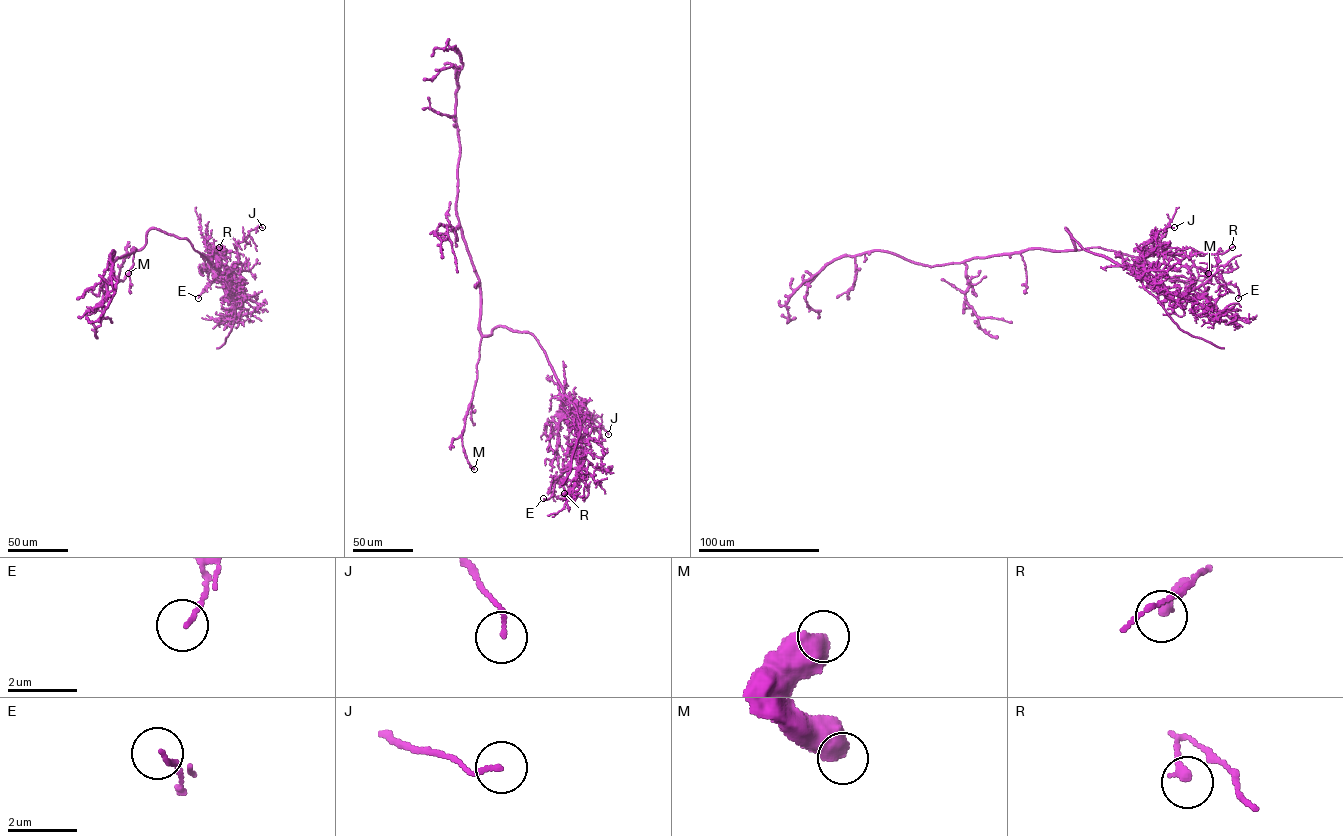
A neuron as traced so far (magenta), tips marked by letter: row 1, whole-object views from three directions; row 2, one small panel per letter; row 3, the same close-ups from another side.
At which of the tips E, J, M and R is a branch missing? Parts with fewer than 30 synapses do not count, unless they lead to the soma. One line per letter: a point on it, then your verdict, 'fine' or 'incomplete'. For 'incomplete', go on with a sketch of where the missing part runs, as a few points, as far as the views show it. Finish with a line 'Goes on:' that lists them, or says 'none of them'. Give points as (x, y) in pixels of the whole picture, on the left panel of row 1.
E: (198, 298) | fine
J: (262, 227) | fine
M: (128, 273) | fine
R: (219, 247) | fine
Goes on: none of them

